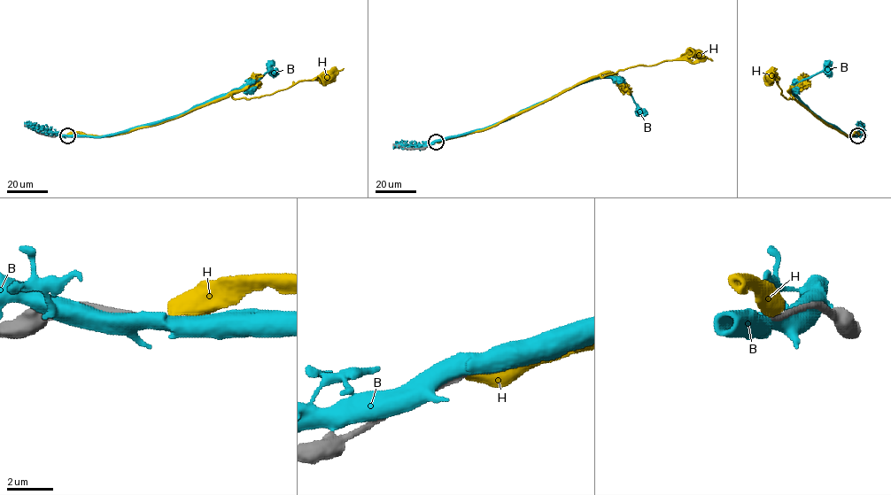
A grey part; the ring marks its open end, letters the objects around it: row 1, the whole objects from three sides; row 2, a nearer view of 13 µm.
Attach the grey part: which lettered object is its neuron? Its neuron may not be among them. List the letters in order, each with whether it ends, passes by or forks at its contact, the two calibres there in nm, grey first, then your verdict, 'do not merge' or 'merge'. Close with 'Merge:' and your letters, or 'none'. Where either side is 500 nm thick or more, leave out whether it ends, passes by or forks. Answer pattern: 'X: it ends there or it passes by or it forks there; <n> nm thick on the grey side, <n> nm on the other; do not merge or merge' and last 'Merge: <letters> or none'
B: it forks there; 240 nm thick on the grey side, 480 nm on the other; do not merge
H: it ends there; 240 nm thick on the grey side, 480 nm on the other; do not merge
Merge: none

